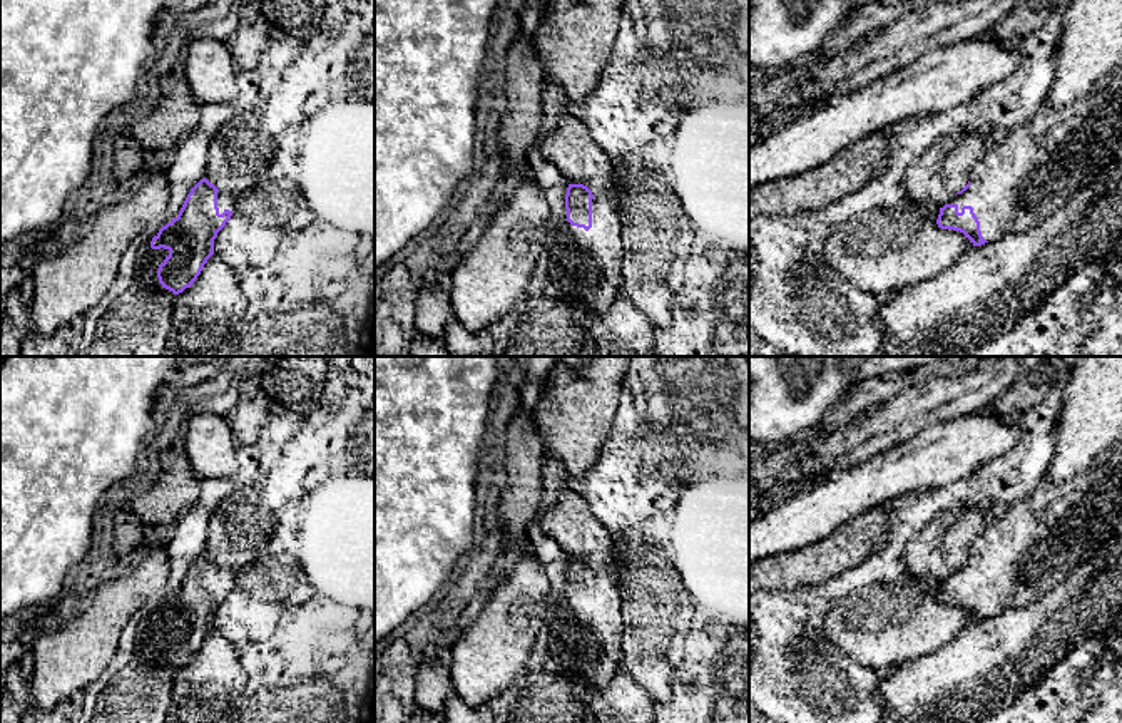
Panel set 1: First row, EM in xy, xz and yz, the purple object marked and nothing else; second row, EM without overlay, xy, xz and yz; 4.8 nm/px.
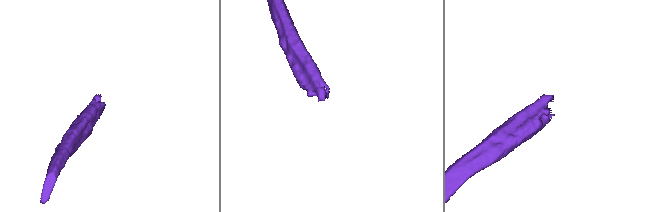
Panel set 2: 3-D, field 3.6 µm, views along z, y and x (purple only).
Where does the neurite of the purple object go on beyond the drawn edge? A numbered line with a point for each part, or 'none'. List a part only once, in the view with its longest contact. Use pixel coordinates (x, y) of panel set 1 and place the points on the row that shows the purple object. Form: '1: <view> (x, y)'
1: yz (1022, 179)

